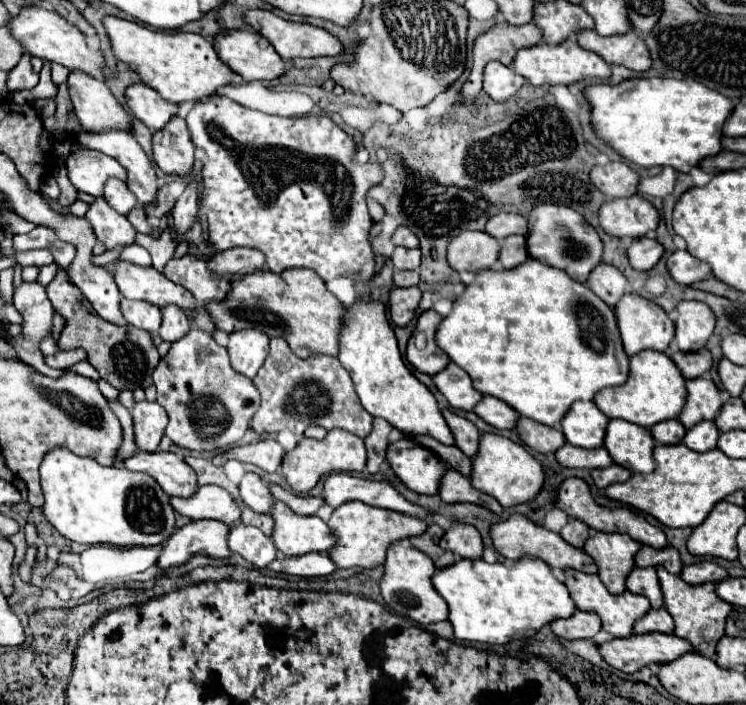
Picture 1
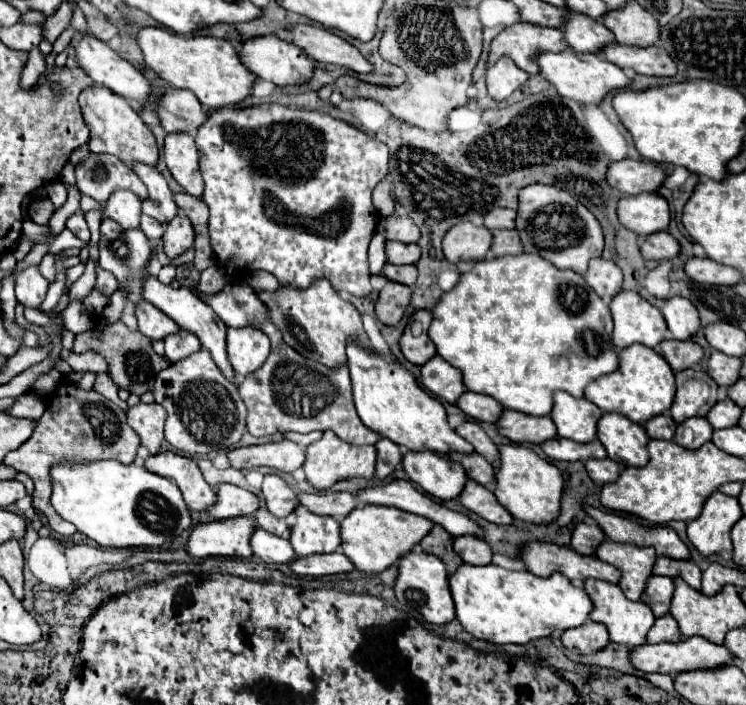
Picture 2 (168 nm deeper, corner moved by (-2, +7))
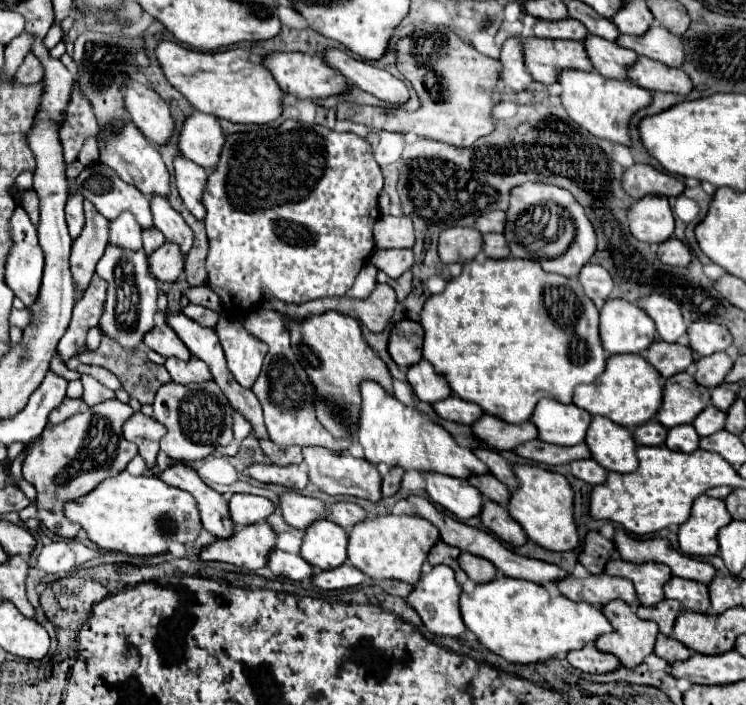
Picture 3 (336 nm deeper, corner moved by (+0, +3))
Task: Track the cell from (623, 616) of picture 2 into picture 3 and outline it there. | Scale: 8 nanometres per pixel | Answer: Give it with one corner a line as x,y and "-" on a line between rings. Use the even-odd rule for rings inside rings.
611,602
609,606
603,606
601,612
615,632
601,636
595,642
595,648
619,658
625,668
637,668
653,652
659,634
657,624
639,620
631,606
625,606
623,602

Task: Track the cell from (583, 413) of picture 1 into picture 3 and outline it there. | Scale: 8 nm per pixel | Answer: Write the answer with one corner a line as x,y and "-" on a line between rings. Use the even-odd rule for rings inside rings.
541,400
533,410
531,422
539,432
539,440
557,446
573,446
585,440
591,414
575,404

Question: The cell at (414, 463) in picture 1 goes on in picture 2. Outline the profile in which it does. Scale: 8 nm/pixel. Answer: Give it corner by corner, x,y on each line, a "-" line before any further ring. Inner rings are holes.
407,452
401,464
411,482
439,500
457,498
467,480
463,466
439,452

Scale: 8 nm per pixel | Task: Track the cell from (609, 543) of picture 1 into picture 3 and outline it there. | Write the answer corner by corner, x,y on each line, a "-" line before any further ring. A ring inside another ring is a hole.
613,558
613,562
609,562
609,566
605,568
605,574
631,580
643,606
655,606
663,602
665,600
663,586
673,578
669,566
661,566
655,562
645,562
637,566
621,558

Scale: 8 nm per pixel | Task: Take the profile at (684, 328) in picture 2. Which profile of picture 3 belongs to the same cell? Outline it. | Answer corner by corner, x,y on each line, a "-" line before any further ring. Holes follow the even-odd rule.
651,294
639,300
639,308
645,310
649,318
655,322
661,340
677,342
685,334
685,322
681,310
673,300
659,294

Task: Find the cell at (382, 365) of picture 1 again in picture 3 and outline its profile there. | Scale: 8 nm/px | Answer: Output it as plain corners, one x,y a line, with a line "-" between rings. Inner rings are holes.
377,382
361,384
361,420
359,420
359,442
365,450
365,458
371,464
387,464
389,468
399,466
403,470
437,472
453,478
469,478
473,474
489,474
487,466
469,450
459,446
453,436
439,424
429,422
419,410
407,408
395,396
385,394

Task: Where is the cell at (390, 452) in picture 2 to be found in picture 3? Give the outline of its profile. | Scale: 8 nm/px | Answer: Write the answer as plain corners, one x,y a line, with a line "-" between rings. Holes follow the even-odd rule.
389,470
389,474
383,478
383,496
393,496
401,486
403,470

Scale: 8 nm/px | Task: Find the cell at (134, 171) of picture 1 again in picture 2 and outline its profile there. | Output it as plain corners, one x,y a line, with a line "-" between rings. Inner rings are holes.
135,162
133,172
145,182
149,196
143,200
143,214
159,220
161,224
169,222
177,214
177,204
173,202
173,194
167,186
167,180
155,166
147,166
143,162

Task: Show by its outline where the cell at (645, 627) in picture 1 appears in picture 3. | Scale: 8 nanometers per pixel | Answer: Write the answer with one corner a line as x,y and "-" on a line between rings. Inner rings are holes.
659,634
657,642
655,642
655,654
659,658
663,658
667,664
673,664
673,662
687,660
691,656
691,650
685,648
681,642
677,642
673,638
665,638
663,634

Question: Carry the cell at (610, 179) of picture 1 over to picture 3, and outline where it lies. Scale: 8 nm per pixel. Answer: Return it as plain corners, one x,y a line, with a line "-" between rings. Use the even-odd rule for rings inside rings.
635,164
635,166
627,168
623,186
625,186
625,192
635,200
649,196
649,194
679,196
685,190
685,182
681,182
675,176
661,172
653,166
647,166
647,164

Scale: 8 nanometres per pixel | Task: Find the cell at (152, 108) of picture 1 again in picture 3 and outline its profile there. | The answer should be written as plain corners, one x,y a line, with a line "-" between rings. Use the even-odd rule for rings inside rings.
195,112
185,120
179,142
183,156
197,162
207,170
207,174
211,174
211,170
217,168
217,160
225,144
225,134
215,116

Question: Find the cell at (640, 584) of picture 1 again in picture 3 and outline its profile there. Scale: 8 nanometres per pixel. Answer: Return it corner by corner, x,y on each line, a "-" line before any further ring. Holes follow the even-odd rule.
667,600
667,602
661,602
661,606
639,606
637,608
637,616
641,620
653,620
653,622
657,622
661,634
671,636
675,620
681,614
681,610
683,608
681,608
679,602

